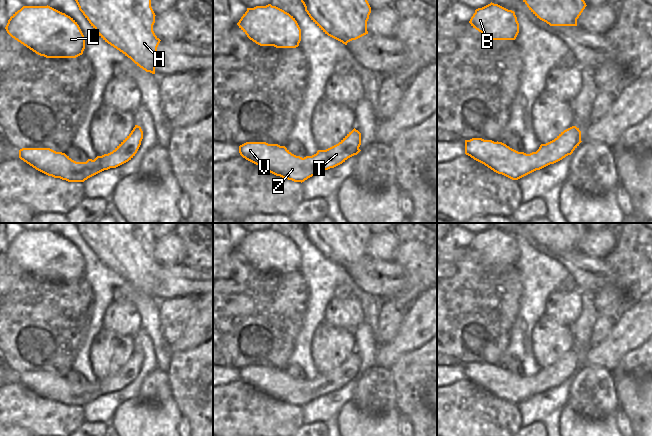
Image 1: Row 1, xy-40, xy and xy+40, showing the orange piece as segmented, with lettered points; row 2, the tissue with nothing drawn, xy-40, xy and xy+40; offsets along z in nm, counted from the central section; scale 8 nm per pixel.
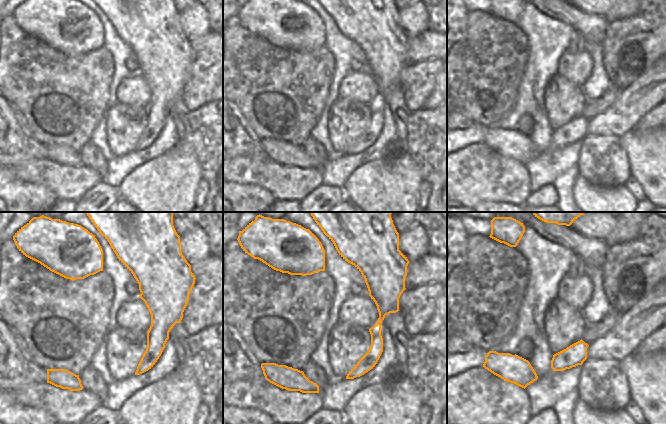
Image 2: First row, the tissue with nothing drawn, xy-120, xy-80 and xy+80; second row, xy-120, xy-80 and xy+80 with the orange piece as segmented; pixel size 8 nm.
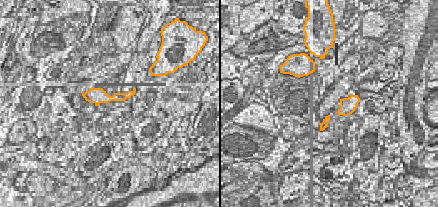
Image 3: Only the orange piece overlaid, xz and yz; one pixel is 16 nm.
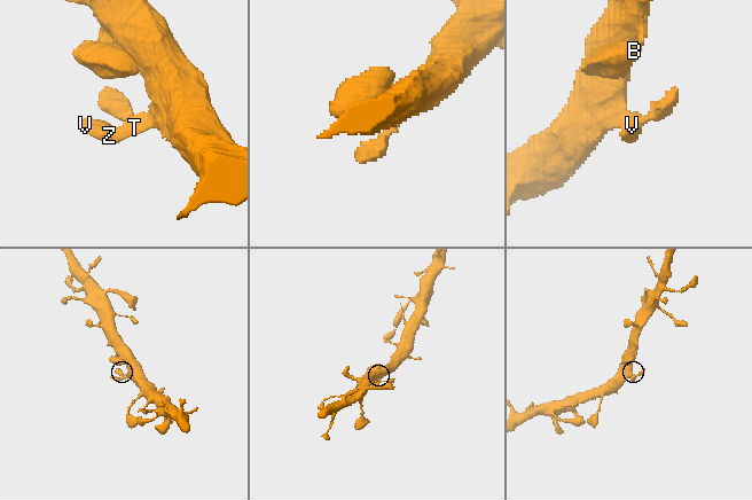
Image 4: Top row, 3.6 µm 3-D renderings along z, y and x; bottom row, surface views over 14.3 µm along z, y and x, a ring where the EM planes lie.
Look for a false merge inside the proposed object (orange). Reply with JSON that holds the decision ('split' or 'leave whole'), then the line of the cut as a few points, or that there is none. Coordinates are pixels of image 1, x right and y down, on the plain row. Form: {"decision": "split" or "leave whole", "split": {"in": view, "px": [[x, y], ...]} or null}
{"decision": "leave whole", "split": null}

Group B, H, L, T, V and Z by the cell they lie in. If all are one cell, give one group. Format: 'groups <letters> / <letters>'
groups B H L T V Z

